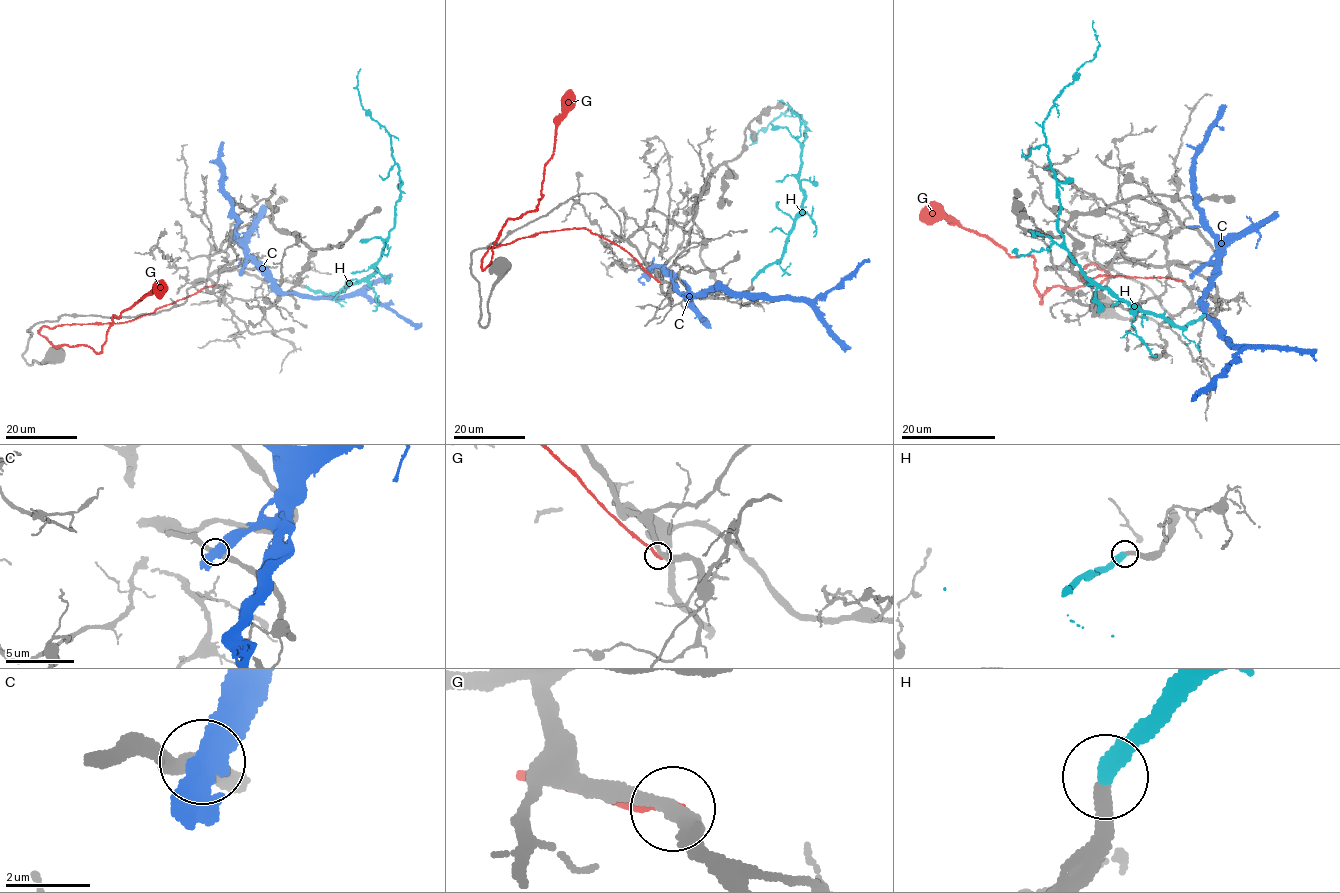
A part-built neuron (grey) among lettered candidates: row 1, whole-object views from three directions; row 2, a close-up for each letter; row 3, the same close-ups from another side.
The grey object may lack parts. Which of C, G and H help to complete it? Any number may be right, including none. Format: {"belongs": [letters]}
{"belongs": ["H"]}

